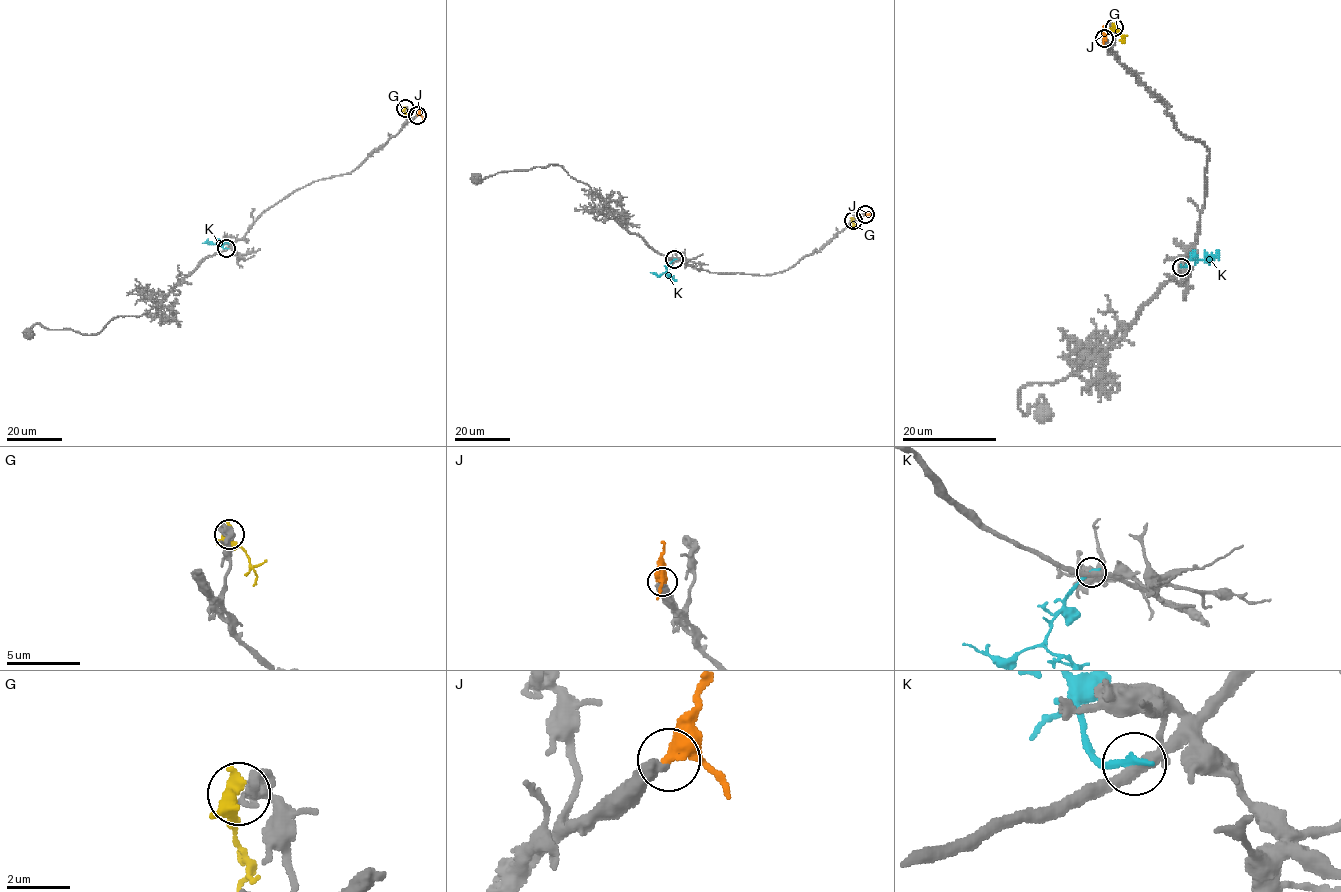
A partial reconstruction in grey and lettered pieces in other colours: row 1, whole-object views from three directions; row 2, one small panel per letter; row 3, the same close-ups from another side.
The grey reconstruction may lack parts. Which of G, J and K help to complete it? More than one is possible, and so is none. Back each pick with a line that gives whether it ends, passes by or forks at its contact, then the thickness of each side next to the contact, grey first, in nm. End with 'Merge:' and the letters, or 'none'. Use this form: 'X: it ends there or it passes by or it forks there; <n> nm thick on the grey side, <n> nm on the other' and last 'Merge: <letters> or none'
J: it passes by; 420 nm thick on the grey side, 360 nm on the other
Merge: J

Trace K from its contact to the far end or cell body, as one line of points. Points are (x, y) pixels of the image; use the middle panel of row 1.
K: (675, 259), (665, 272), (659, 275), (651, 272)

